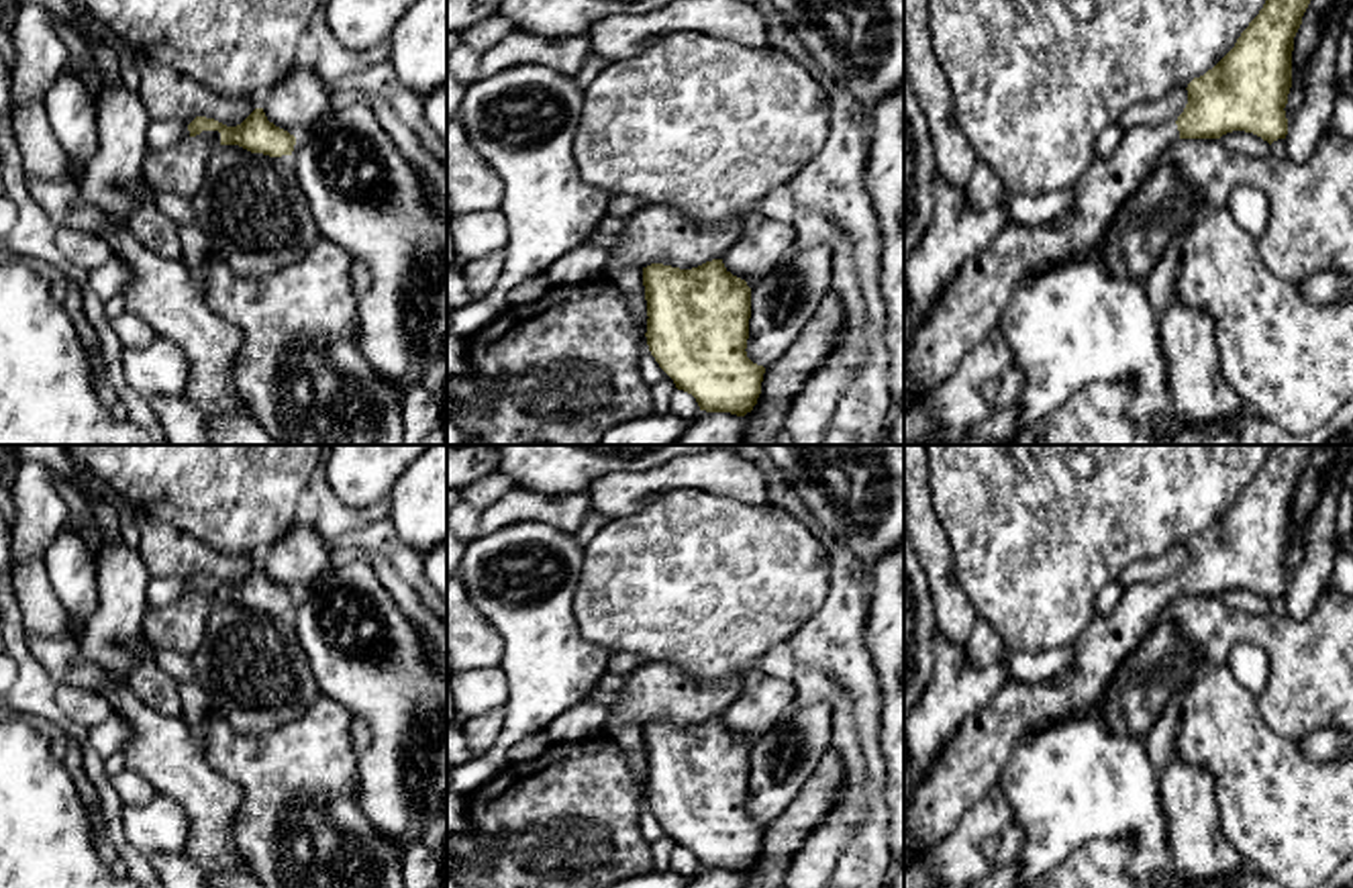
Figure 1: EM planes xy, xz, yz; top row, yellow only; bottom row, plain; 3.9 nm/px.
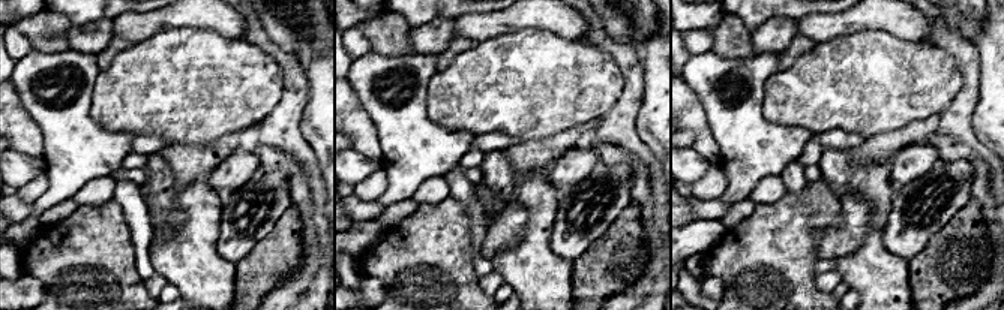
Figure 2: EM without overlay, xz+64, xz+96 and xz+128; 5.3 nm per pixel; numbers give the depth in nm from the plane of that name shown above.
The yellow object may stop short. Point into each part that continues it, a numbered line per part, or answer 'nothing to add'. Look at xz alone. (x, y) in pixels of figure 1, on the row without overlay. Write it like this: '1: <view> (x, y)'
nothing to add

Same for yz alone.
1: yz (972, 762)

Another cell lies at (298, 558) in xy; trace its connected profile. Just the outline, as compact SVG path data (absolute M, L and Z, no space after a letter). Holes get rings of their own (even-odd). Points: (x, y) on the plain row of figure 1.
M294 523L271 545L261 565L269 580L298 596L331 570L331 549L316 529Z

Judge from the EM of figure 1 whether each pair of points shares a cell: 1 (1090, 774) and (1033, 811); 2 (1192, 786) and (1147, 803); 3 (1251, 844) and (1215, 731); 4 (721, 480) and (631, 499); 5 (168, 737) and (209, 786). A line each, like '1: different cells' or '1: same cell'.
1: same cell
2: different cells
3: same cell
4: same cell
5: same cell

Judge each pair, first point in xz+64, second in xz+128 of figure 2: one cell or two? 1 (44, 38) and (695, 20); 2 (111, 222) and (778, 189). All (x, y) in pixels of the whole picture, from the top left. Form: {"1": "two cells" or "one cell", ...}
{"1": "two cells", "2": "two cells"}

